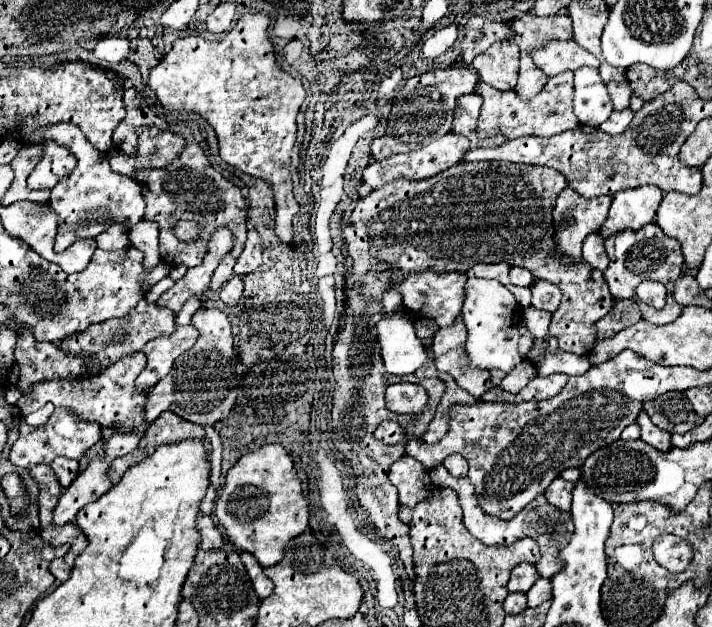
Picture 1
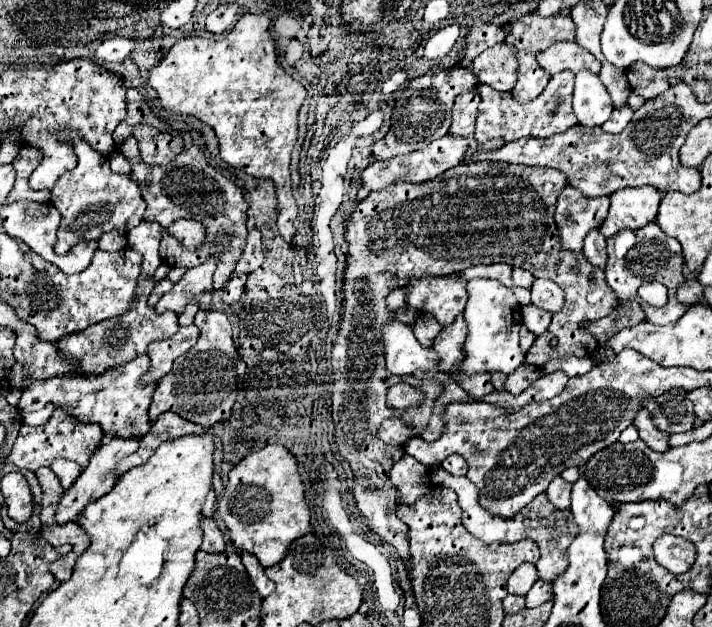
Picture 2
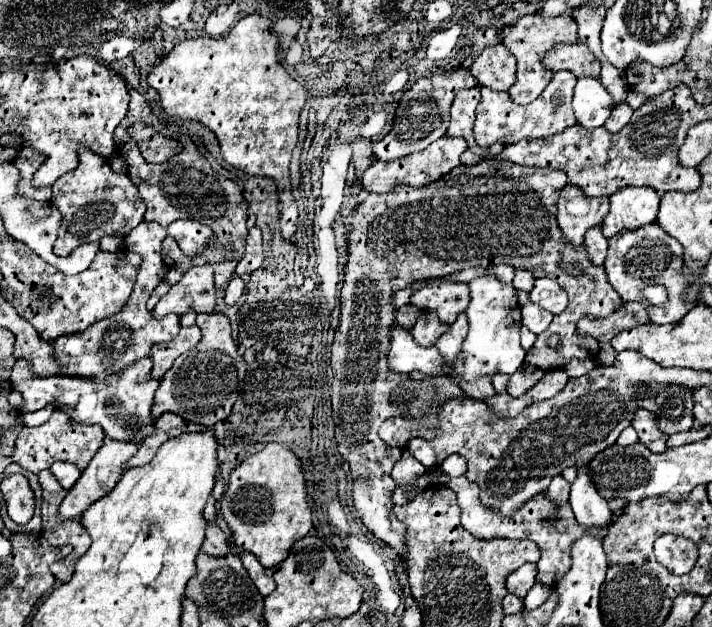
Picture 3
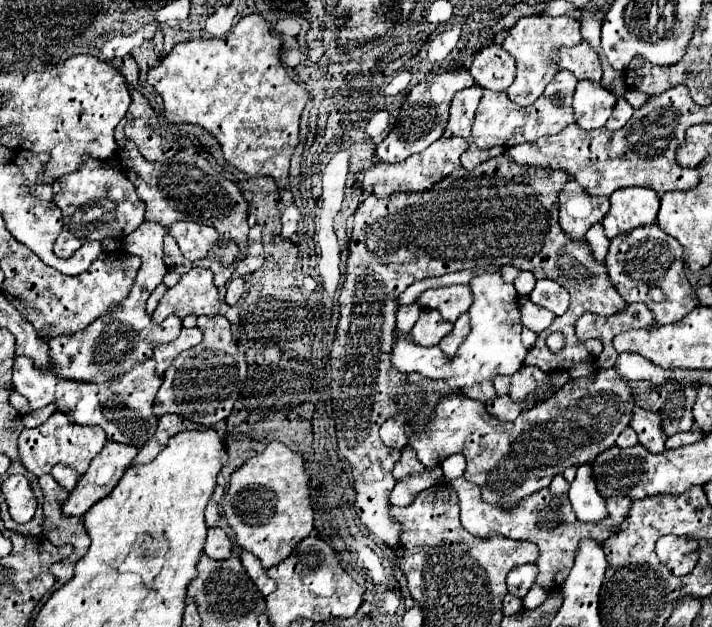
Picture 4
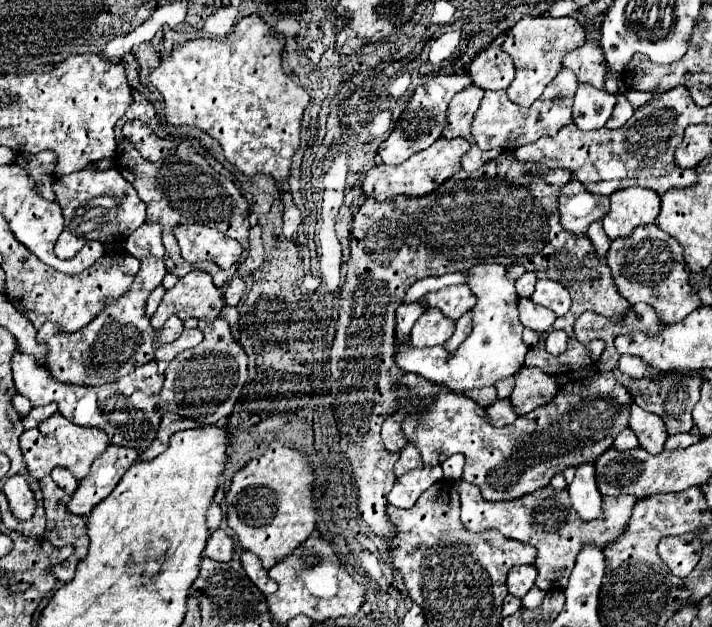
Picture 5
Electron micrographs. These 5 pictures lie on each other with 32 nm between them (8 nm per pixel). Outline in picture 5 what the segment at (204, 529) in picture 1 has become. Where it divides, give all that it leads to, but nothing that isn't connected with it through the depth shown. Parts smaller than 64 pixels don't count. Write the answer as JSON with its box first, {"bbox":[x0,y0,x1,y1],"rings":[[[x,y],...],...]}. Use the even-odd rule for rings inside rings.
{"bbox":[204,530,234,562],"rings":[[[214,530],[210,532],[210,538],[206,542],[206,550],[204,554],[212,560],[218,560],[218,562],[228,562],[234,554],[234,542],[230,536],[226,536],[224,530]]]}

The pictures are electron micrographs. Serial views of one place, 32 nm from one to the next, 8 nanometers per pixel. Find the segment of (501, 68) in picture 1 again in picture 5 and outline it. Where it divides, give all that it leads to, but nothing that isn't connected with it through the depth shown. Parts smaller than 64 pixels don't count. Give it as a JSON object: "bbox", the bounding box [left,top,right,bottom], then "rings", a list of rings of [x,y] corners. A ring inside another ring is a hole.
{"bbox":[468,44,514,90],"rings":[[[490,44],[472,60],[468,74],[482,90],[506,90],[514,80],[514,64],[500,46]]]}

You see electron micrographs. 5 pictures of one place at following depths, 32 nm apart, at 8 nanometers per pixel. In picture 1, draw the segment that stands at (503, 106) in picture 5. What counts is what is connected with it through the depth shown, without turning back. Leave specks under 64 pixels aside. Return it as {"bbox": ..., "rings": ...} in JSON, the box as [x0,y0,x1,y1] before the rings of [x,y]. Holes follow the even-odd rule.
{"bbox":[474,72,580,140],"rings":[[[562,72],[554,78],[548,78],[546,86],[536,94],[532,100],[520,100],[514,90],[500,92],[484,82],[478,82],[474,88],[476,94],[484,98],[482,112],[478,118],[478,132],[480,136],[494,136],[502,132],[508,140],[520,138],[520,136],[554,136],[564,130],[572,130],[580,124],[576,120],[576,114],[572,112],[572,72]]]}

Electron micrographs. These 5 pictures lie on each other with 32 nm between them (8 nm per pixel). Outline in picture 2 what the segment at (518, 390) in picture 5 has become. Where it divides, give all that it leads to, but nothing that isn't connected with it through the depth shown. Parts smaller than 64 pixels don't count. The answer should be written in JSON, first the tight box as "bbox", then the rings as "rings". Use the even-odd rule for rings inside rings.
{"bbox":[504,364,540,396],"rings":[[[520,364],[512,374],[508,374],[506,382],[504,382],[504,390],[508,390],[510,394],[518,396],[530,382],[534,382],[536,378],[540,378],[540,370],[536,366],[530,364]]]}

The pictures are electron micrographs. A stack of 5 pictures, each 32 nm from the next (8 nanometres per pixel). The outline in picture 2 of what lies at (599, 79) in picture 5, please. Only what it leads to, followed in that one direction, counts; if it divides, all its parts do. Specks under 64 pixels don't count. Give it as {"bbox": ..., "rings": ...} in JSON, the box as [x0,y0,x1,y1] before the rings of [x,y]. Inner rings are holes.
{"bbox":[538,42,600,76],"rings":[[[556,42],[550,48],[546,48],[544,52],[538,54],[538,64],[550,74],[554,76],[556,72],[562,70],[570,70],[570,72],[578,72],[578,70],[592,70],[598,72],[600,70],[600,62],[580,44],[576,42]]]}

